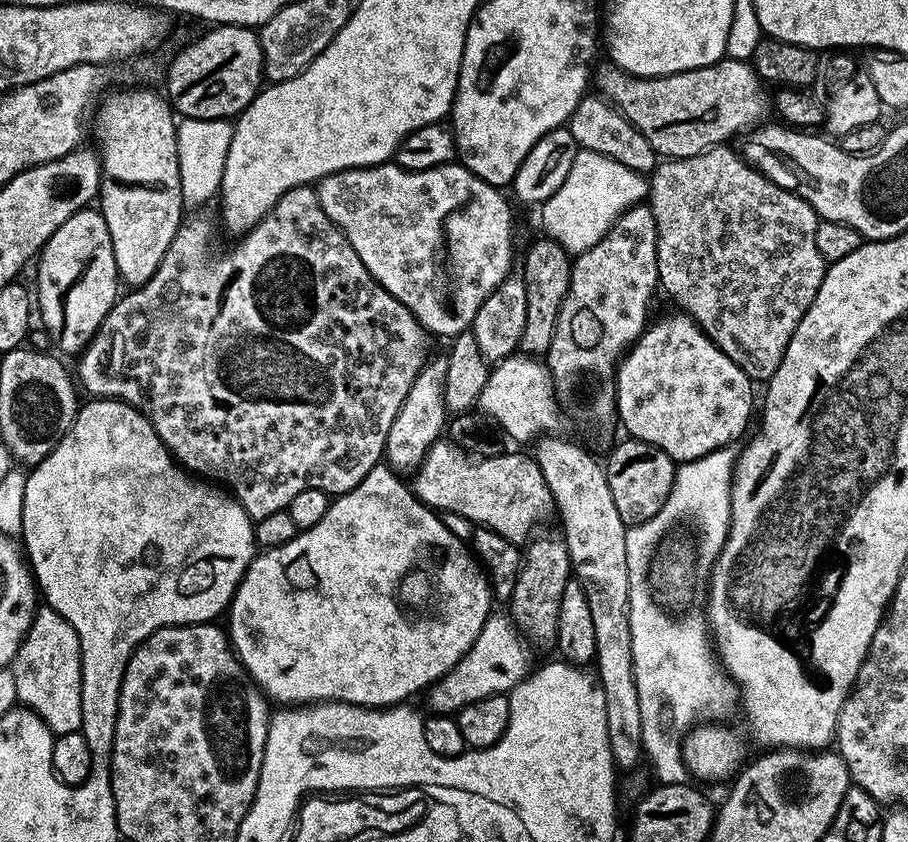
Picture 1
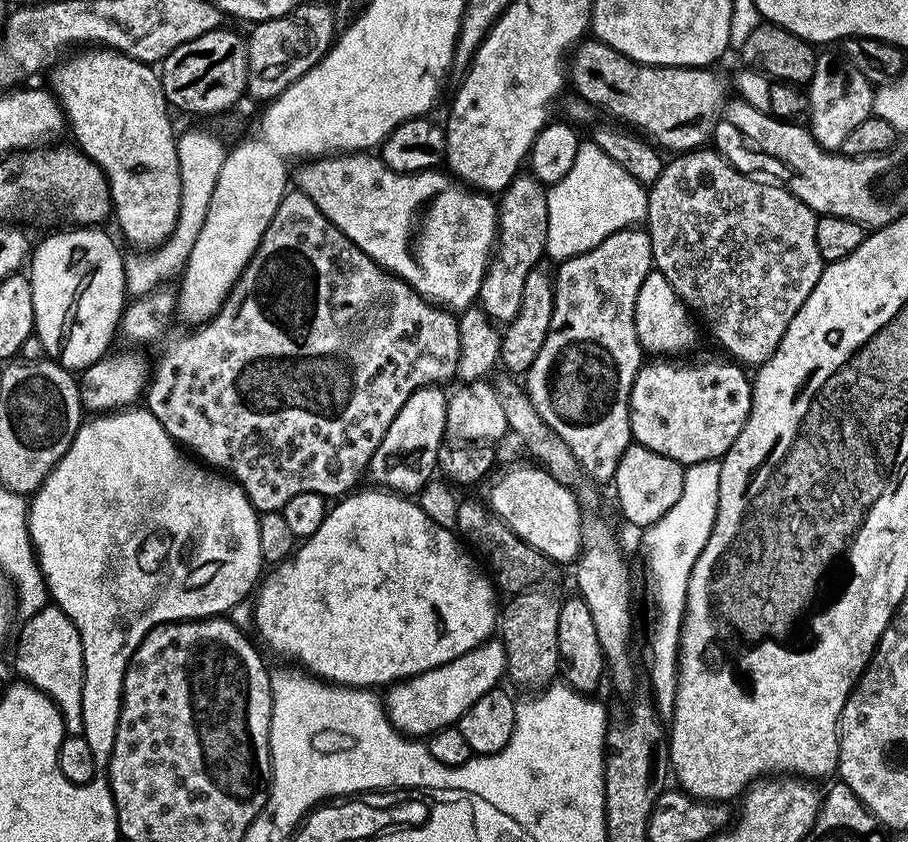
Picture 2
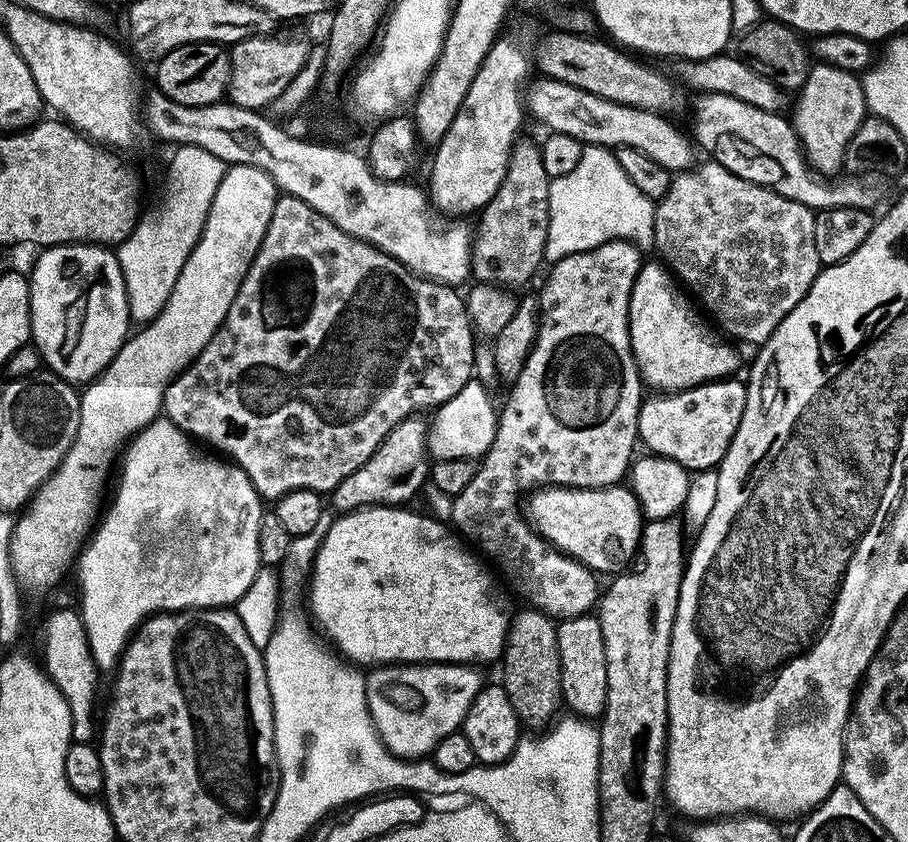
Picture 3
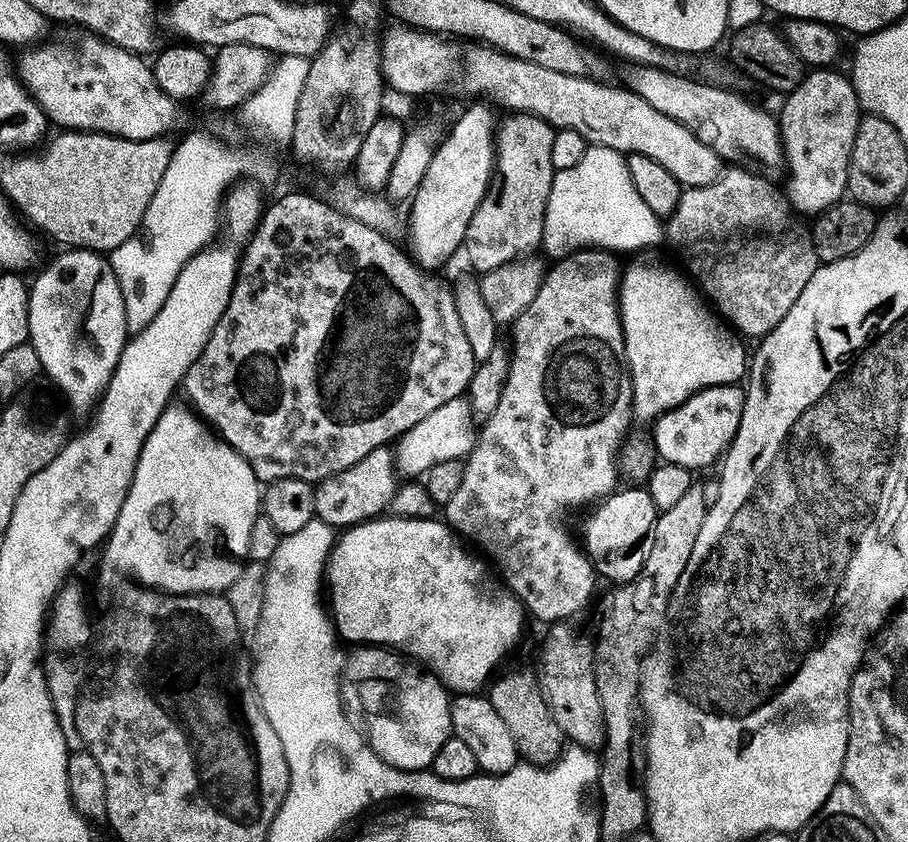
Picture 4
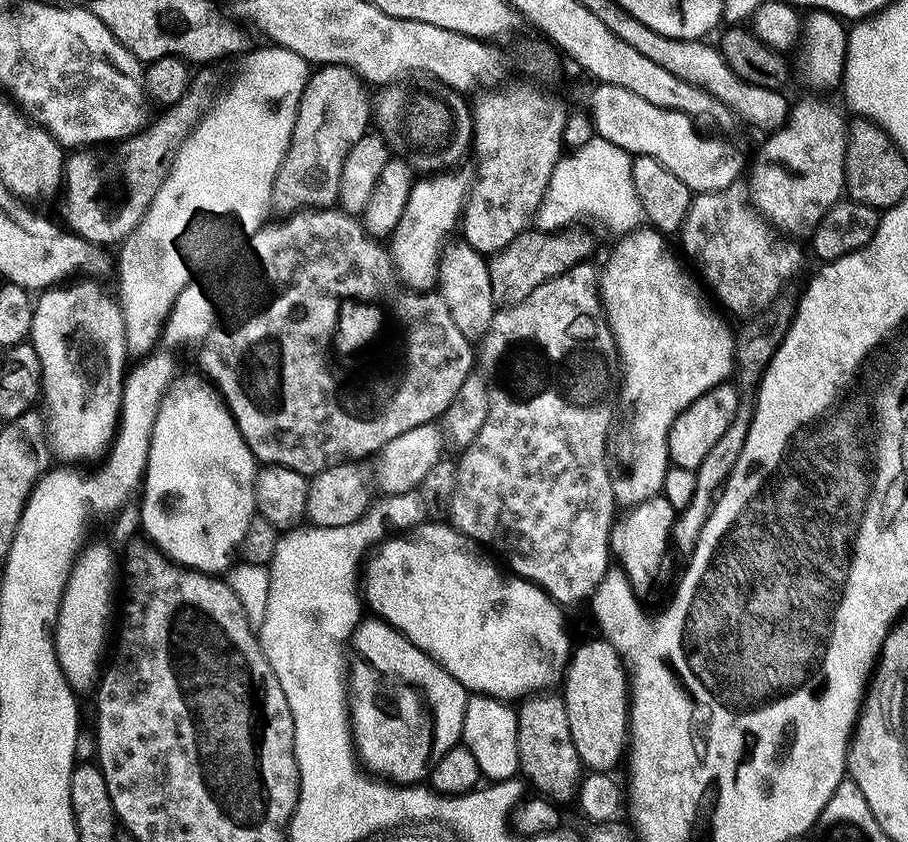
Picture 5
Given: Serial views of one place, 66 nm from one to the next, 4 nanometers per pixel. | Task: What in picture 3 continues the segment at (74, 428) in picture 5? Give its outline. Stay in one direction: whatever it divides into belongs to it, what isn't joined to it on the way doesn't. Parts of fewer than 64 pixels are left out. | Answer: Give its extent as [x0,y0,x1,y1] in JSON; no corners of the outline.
[30,244,130,386]

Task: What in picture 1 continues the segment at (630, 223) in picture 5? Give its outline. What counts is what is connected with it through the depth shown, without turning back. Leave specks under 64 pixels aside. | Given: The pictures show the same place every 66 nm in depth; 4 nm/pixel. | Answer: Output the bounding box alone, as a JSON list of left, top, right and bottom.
[539,150,649,254]

